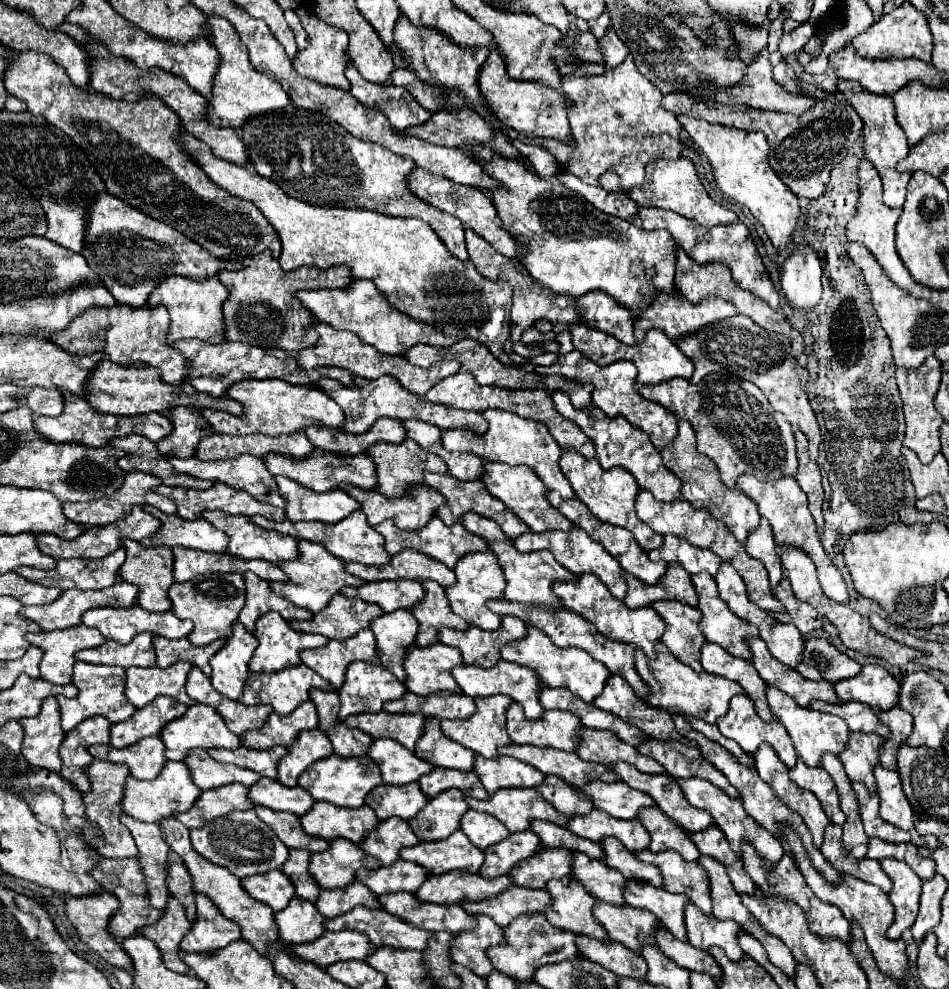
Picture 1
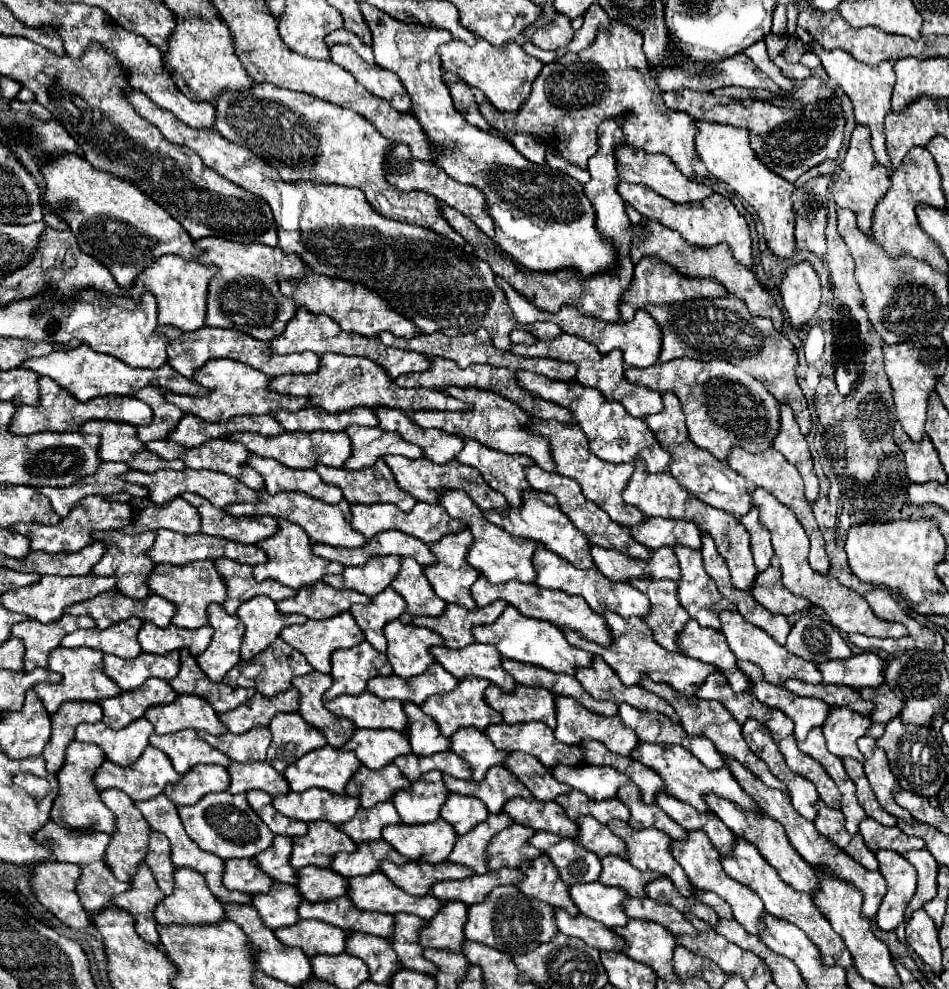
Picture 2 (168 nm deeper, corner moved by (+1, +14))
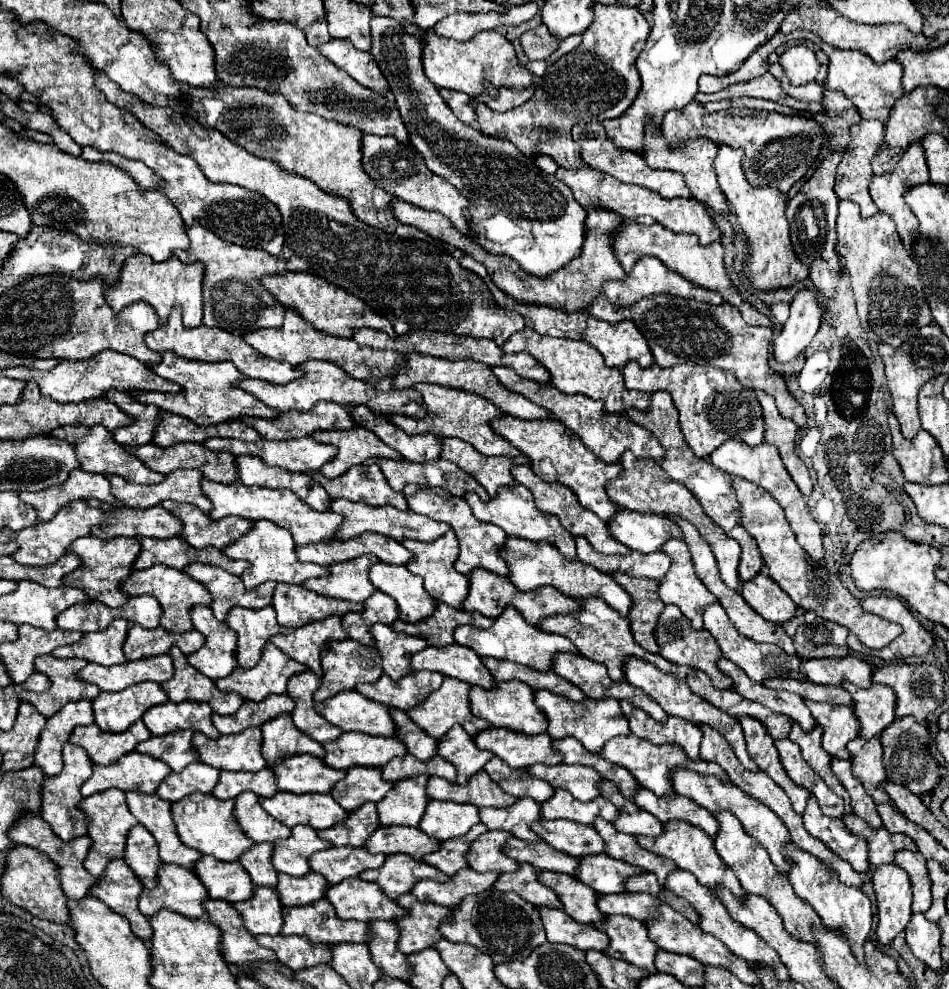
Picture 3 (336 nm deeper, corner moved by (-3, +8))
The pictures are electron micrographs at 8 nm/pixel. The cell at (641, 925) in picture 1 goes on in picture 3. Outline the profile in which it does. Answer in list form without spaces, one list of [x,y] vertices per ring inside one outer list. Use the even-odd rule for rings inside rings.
[[[548,870],[540,872],[538,880],[540,884],[556,892],[558,900],[562,902],[562,910],[578,924],[596,924],[604,918],[604,914],[596,906],[598,894],[592,892],[592,888],[588,888],[580,880],[574,880],[568,874]]]

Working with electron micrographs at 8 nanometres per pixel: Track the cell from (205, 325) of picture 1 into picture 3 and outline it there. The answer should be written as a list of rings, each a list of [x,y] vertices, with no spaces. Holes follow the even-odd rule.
[[[134,254],[124,260],[120,270],[120,280],[112,286],[104,286],[104,298],[116,314],[128,304],[146,302],[156,310],[162,324],[164,320],[168,320],[172,306],[180,304],[184,324],[188,328],[196,328],[202,324],[202,276],[204,276],[202,270],[204,266],[200,262],[184,264],[174,256],[164,262],[154,262],[146,254]]]

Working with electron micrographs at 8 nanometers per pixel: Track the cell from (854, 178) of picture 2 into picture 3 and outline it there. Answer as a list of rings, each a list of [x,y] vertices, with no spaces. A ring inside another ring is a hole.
[[[862,120],[860,124],[854,124],[854,128],[850,128],[850,144],[852,146],[850,150],[846,150],[842,154],[842,160],[838,164],[838,176],[836,176],[836,186],[834,186],[834,192],[838,198],[842,200],[852,200],[860,206],[862,210],[862,216],[868,218],[868,216],[874,216],[878,212],[876,204],[872,202],[870,194],[868,194],[868,180],[872,176],[872,156],[880,150],[880,144],[882,144],[882,138],[884,138],[884,124],[880,120]]]

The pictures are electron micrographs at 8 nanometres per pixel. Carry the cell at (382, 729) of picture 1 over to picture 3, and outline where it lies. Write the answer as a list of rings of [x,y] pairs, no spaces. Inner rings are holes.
[[[344,690],[324,702],[314,702],[314,708],[320,716],[324,716],[330,724],[338,726],[342,732],[362,732],[368,736],[394,736],[394,724],[388,714],[388,708],[384,708],[384,704],[376,704],[364,698],[356,690]]]

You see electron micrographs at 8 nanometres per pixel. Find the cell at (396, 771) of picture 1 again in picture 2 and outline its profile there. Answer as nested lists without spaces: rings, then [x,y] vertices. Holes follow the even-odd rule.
[[[356,730],[342,750],[356,752],[358,760],[370,770],[380,770],[382,766],[392,764],[394,758],[412,752],[408,736],[394,730]]]

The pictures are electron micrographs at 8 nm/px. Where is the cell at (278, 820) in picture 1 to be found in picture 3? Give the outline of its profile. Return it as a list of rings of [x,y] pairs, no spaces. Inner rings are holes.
[[[242,792],[240,796],[236,796],[234,816],[236,822],[242,826],[242,832],[252,842],[274,842],[290,834],[288,826],[280,824],[278,820],[272,820],[272,816],[264,812],[254,792]]]

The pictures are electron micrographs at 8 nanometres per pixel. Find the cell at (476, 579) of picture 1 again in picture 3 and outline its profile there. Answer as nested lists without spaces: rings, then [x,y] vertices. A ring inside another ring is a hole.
[[[448,530],[444,536],[432,540],[432,542],[416,542],[416,540],[402,540],[400,542],[404,548],[412,550],[412,560],[406,564],[412,574],[422,576],[424,580],[424,590],[436,600],[444,602],[452,608],[462,608],[464,598],[468,596],[468,576],[460,574],[454,570],[454,562],[458,556],[458,540],[452,530]]]

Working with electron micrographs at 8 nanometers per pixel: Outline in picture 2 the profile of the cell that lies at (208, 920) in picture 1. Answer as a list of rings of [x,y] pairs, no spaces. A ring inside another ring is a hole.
[[[176,868],[174,894],[166,896],[156,908],[158,924],[218,924],[224,918],[224,908],[208,890],[204,876],[190,868]]]

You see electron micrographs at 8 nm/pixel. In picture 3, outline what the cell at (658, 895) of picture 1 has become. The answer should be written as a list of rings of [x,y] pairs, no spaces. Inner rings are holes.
[[[592,854],[580,858],[580,868],[576,868],[576,880],[588,884],[598,894],[618,894],[624,892],[624,880],[638,874],[640,868],[614,860],[604,854]]]

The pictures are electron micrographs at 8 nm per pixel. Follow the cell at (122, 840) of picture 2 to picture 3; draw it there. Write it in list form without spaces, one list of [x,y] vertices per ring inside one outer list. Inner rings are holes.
[[[104,790],[100,794],[94,794],[94,796],[88,796],[88,798],[82,798],[78,808],[84,812],[86,816],[86,828],[88,828],[88,836],[92,838],[92,848],[88,850],[88,856],[84,860],[84,868],[100,878],[100,874],[104,872],[108,860],[112,858],[122,858],[124,856],[124,846],[126,846],[126,836],[130,832],[130,828],[136,822],[136,818],[130,814],[128,806],[126,806],[126,800],[124,800],[124,792],[120,790]]]

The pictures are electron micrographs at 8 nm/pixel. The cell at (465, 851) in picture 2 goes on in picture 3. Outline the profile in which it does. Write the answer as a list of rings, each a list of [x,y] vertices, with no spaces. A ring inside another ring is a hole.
[[[476,824],[468,834],[440,842],[440,848],[436,852],[430,852],[428,856],[424,856],[422,862],[438,868],[440,872],[444,872],[448,876],[454,876],[460,868],[468,868],[466,850],[470,848],[472,840],[476,840],[482,832],[486,832],[486,826]]]

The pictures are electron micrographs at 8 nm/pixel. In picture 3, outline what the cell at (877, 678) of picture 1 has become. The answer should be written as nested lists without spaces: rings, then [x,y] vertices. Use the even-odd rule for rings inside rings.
[[[850,654],[844,658],[802,658],[800,672],[804,672],[808,680],[826,686],[840,686],[842,680],[852,682],[860,688],[868,688],[872,684],[872,666]]]

